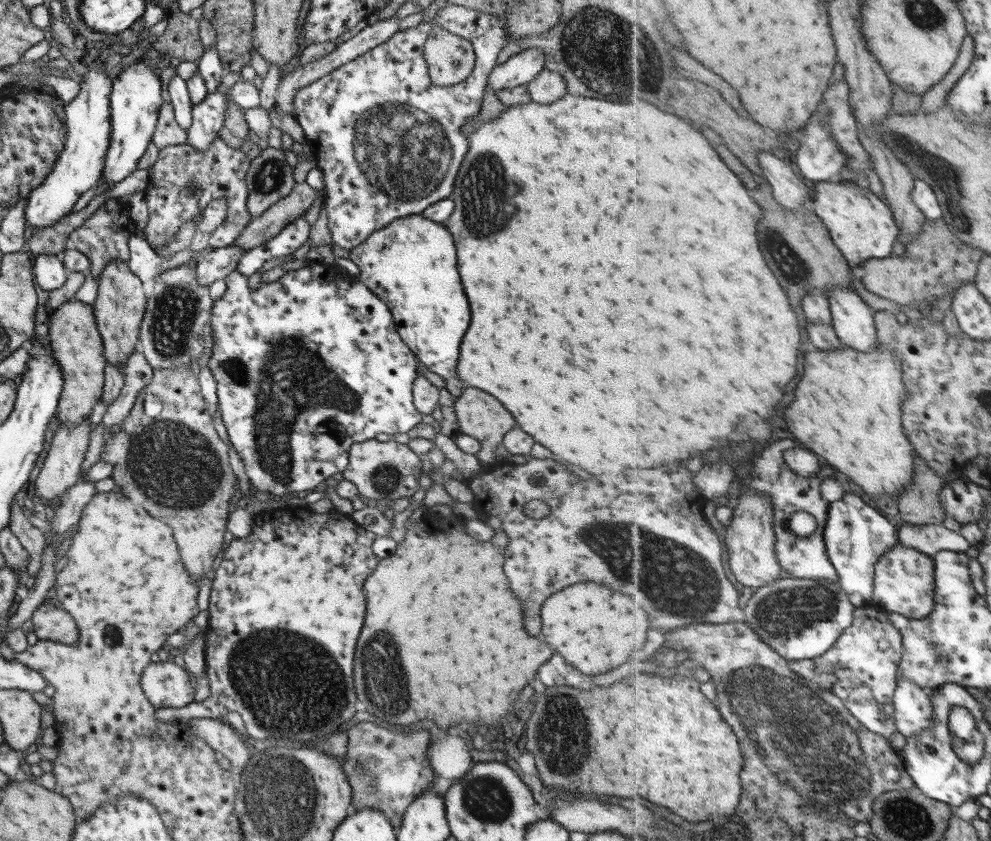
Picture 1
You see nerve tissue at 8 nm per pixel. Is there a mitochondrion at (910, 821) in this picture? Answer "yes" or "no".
yes

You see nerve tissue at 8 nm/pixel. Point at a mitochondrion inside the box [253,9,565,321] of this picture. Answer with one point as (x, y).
(403, 152)

